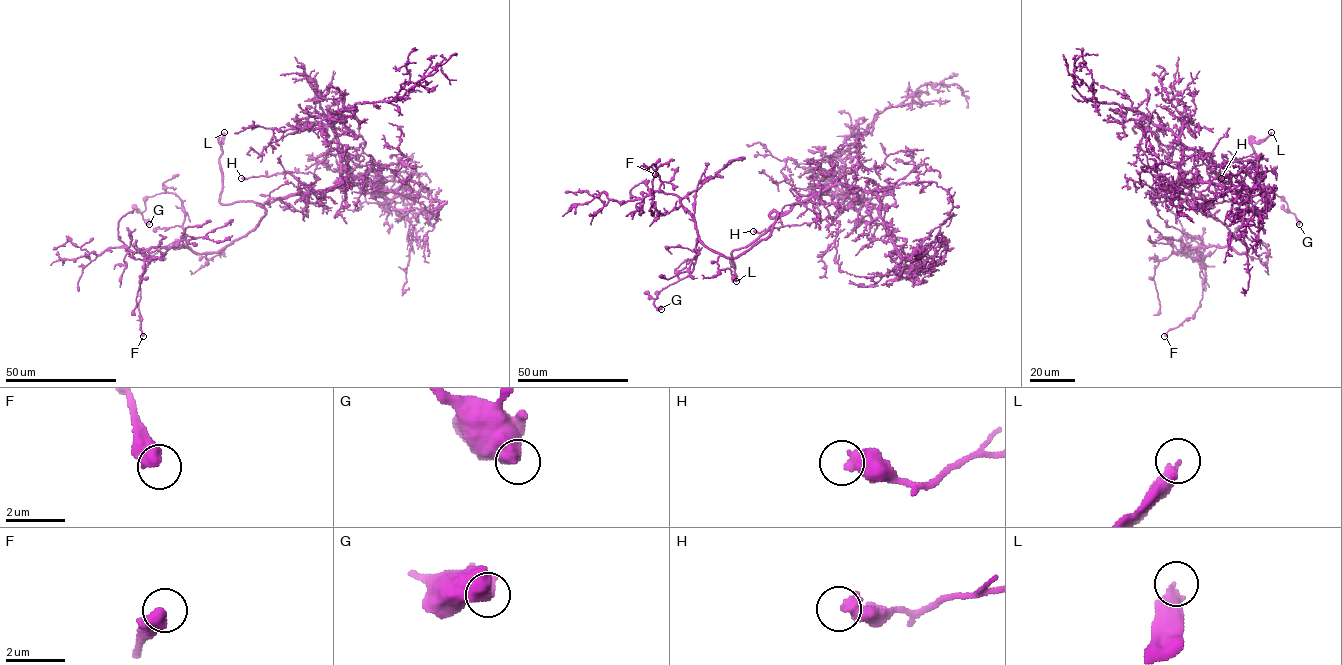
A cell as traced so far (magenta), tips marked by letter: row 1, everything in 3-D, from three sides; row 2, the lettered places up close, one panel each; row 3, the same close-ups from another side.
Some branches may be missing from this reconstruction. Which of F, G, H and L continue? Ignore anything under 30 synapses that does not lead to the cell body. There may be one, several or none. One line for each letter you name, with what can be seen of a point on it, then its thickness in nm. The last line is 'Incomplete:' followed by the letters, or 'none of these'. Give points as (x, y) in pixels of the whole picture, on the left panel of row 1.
L: at (224, 132); 440 nm thick
Incomplete: L

